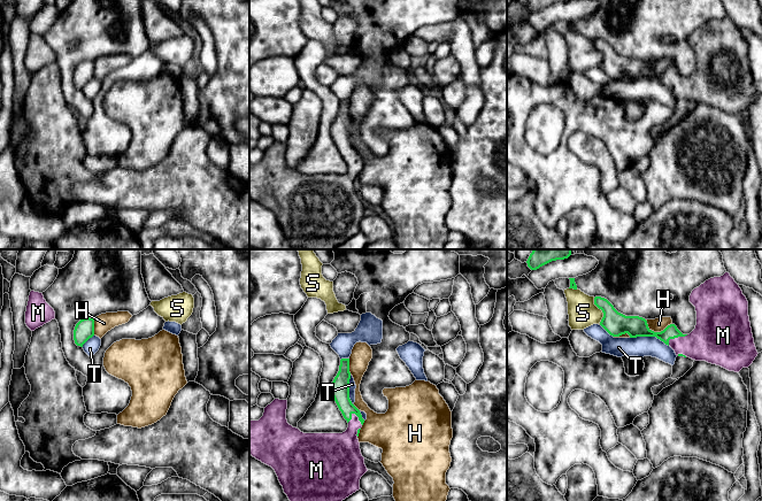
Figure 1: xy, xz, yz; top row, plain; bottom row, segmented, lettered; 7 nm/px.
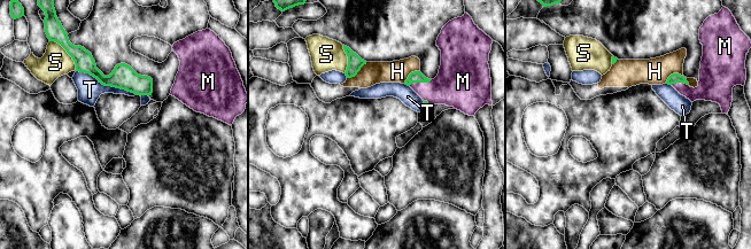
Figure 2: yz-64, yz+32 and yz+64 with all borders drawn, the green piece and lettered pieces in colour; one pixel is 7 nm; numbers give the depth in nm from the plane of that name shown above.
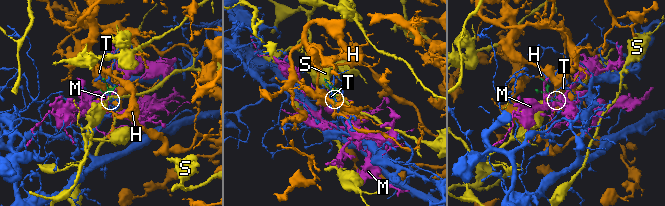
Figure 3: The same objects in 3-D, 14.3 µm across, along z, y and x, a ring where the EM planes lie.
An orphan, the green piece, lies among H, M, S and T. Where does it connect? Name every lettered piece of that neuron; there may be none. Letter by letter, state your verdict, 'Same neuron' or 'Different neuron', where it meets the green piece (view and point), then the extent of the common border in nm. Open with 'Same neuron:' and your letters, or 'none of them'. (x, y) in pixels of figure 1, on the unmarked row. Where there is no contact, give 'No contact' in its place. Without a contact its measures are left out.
Same neuron: M
H: Different neuron. Touches green at yz (656, 75). Shared border 190 nm
M: Same neuron. Touches green at yz (676, 79). Shared border 160 nm
S: Different neuron. Touches green at yz (602, 54). Shared border 200 nm
T: Different neuron. Touches green at yz (649, 78). Shared border 280 nm

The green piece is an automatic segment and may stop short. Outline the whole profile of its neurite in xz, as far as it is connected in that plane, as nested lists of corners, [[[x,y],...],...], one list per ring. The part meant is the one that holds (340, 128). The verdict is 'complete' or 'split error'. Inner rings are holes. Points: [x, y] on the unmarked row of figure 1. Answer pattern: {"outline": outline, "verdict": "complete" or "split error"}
{"outline": [[[341,101],[331,137],[348,165],[342,176],[303,176],[293,170],[286,162],[287,142],[275,141],[259,163],[249,162],[249,196],[275,213],[292,246],[334,249],[360,232],[360,222],[368,214],[357,182],[364,162],[349,141],[349,122],[349,101]]], "verdict": "split error"}

